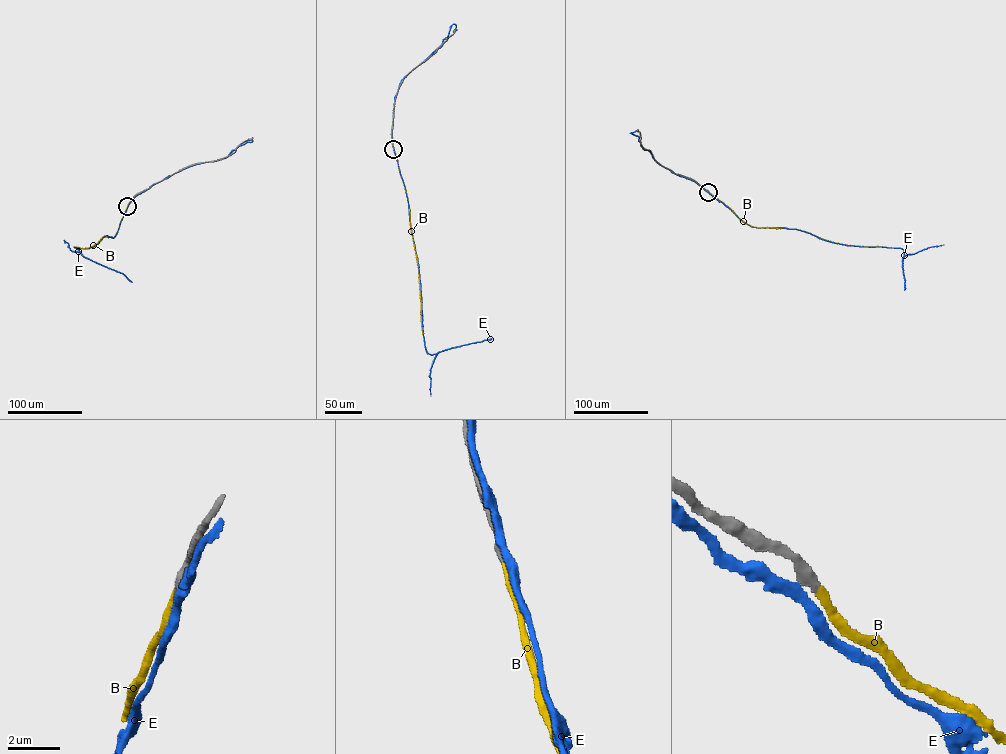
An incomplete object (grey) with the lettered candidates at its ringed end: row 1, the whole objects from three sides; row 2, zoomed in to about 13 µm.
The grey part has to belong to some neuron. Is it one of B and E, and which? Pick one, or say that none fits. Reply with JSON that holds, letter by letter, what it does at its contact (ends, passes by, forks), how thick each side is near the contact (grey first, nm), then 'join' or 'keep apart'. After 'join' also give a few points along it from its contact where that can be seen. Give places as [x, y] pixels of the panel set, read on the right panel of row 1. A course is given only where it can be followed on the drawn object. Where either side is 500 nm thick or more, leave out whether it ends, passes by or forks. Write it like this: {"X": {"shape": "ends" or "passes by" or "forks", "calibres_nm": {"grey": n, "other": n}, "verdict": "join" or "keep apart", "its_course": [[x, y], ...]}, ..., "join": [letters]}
{"B": {"shape": "ends", "calibres_nm": {"grey": 400, "other": 240}, "verdict": "join", "its_course": [[709, 192], [752, 226], [795, 229], [834, 243], [882, 246]]}, "E": {"shape": "passes by", "calibres_nm": {"grey": 440, "other": 340}, "verdict": "keep apart"}, "join": ["B"]}

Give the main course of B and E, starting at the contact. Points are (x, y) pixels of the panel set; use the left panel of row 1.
B: (127, 205), (114, 237), (103, 236), (89, 247), (76, 247)
E: (128, 205), (114, 237), (104, 236), (88, 248), (74, 246), (83, 256), (122, 273), (132, 282)

